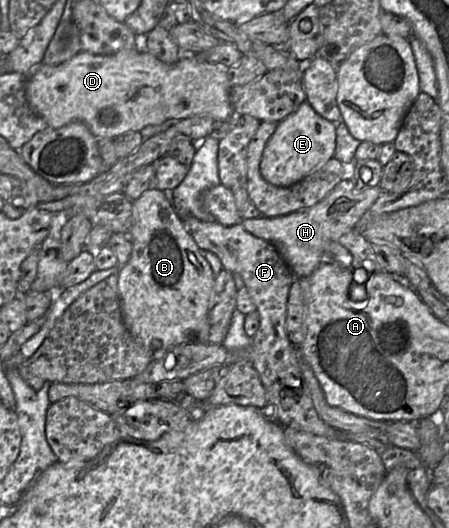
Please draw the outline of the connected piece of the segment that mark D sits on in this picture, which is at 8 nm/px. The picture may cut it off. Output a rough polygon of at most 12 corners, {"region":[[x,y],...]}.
{"region":[[141,48],[27,75],[50,128],[99,141],[235,117],[229,68]]}

